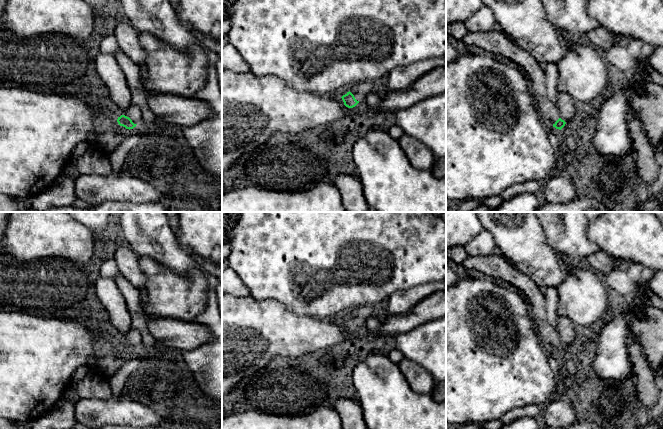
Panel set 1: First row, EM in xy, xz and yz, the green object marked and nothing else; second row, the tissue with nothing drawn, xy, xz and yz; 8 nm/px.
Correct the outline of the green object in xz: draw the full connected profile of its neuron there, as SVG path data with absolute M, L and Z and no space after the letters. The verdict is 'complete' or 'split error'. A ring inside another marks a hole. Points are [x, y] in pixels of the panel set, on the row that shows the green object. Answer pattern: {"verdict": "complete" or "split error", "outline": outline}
{"verdict": "split error", "outline": "M371 81L359 83L341 97L344 105L348 108L355 107L359 102L364 101L365 96L372 91L372 87L373 83Z"}

